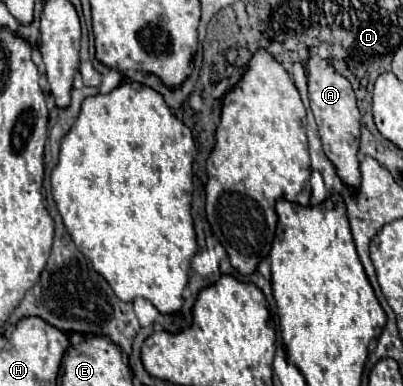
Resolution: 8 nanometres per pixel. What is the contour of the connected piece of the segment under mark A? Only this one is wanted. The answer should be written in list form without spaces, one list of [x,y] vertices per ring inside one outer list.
[[[312,49],[310,59],[306,61],[308,73],[308,91],[310,91],[310,107],[314,119],[318,123],[320,139],[326,157],[334,165],[338,177],[346,183],[346,187],[358,191],[360,187],[360,169],[358,169],[358,145],[360,145],[360,111],[356,107],[356,95],[352,85],[346,77],[338,75],[326,59],[316,55],[318,51]]]

